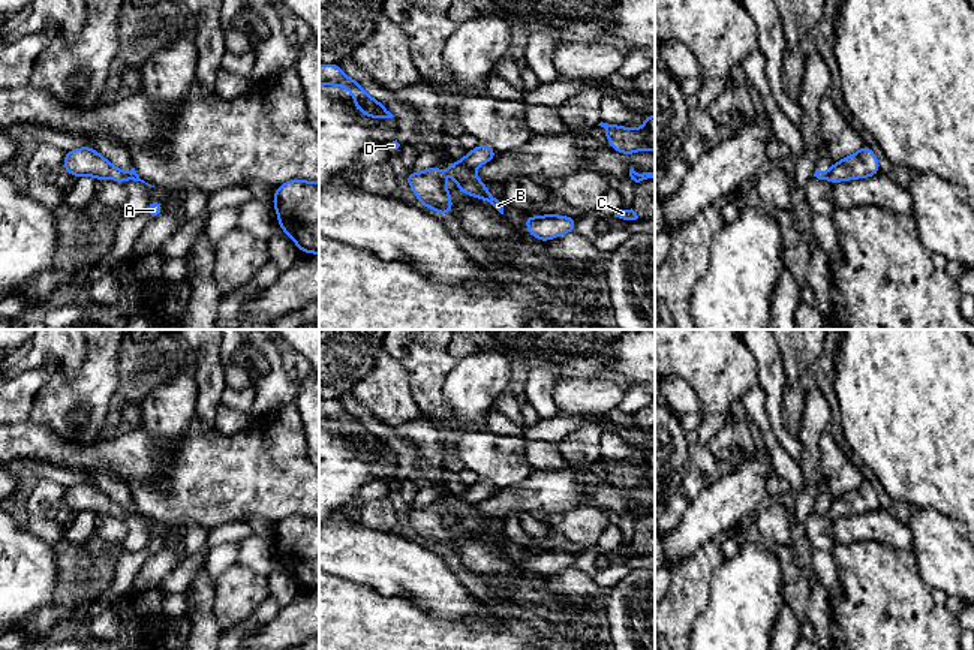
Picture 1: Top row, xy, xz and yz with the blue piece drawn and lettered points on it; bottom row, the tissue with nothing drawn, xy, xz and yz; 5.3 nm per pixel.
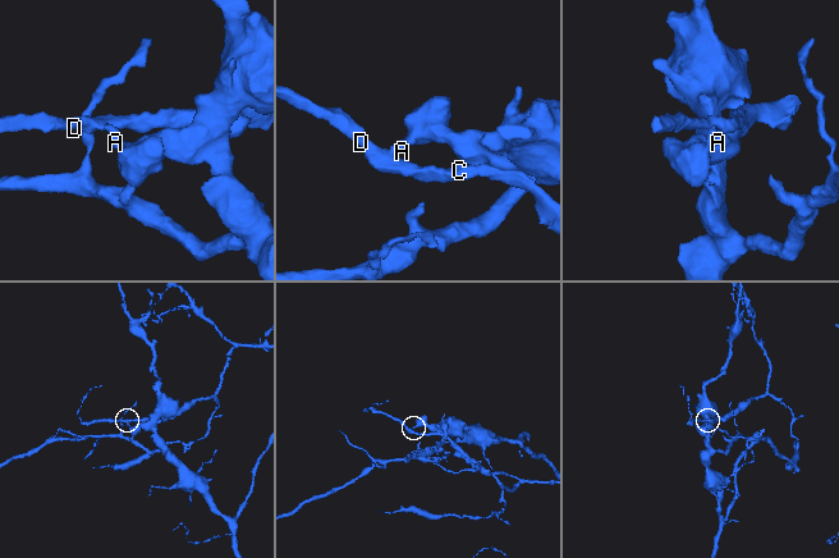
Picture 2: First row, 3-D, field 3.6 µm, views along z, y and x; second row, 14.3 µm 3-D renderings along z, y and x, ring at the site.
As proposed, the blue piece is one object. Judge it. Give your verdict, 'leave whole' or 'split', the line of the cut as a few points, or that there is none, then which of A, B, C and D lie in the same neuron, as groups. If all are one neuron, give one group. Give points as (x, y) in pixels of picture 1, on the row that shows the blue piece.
split | xz (460, 165), (469, 169) | A / B C D

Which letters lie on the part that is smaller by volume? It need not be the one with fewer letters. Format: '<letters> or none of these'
B, C, D

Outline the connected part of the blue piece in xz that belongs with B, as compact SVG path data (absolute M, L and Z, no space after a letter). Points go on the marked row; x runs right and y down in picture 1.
M451 160L447 172L457 181L457 187L468 196L477 196L490 202L500 214L503 214L502 204L486 189L484 183L468 168Z

